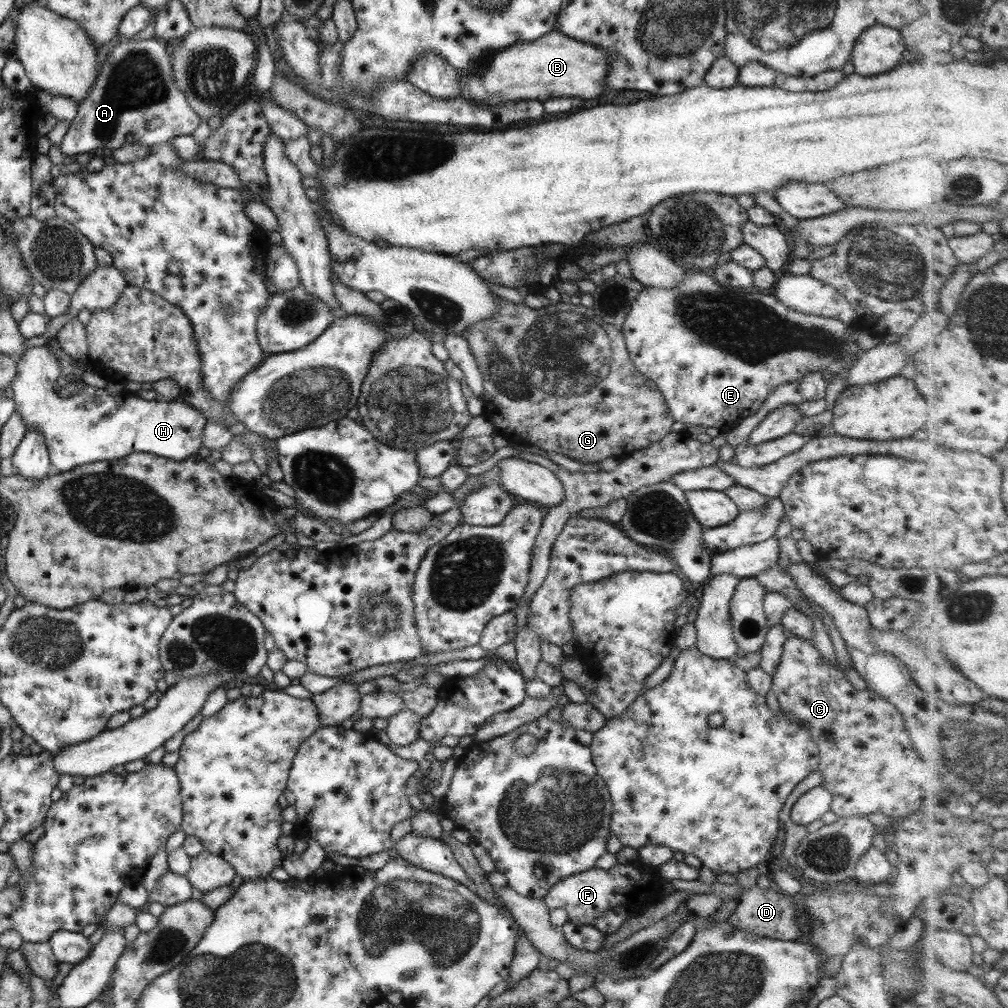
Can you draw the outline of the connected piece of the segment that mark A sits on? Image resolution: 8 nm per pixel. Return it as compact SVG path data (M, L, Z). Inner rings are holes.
M155 37L146 40L132 39L130 42L122 41L117 46L113 46L105 56L93 86L89 88L89 92L80 103L75 119L69 123L67 132L59 145L60 152L64 156L71 157L76 154L84 159L86 153L99 151L102 148L115 150L123 145L137 144L149 147L161 144L170 141L174 136L191 134L201 121L187 105L181 90L177 90L173 82L169 49L166 43Z

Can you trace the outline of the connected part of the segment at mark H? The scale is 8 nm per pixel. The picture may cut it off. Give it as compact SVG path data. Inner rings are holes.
M82 385L76 394L61 398L59 402L39 402L35 398L37 394L33 392L29 396L31 396L31 406L23 406L23 392L19 392L19 396L17 392L12 392L15 411L24 419L26 431L38 430L43 435L50 466L54 472L73 470L76 466L89 462L117 460L131 453L149 453L179 462L197 452L201 446L201 431L206 418L201 412L185 405L181 400L173 403L165 400L146 400L126 391L118 396L110 395L104 388L90 385Z

